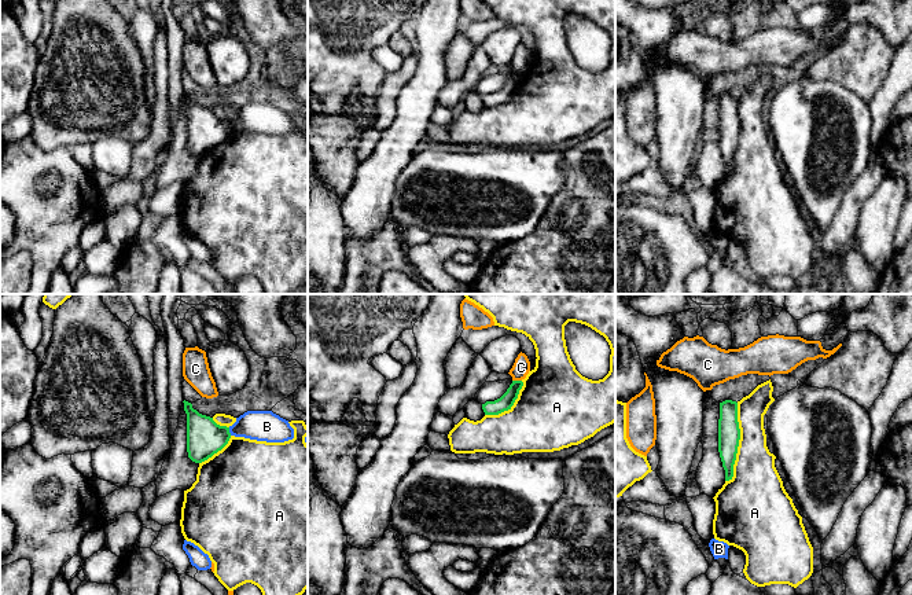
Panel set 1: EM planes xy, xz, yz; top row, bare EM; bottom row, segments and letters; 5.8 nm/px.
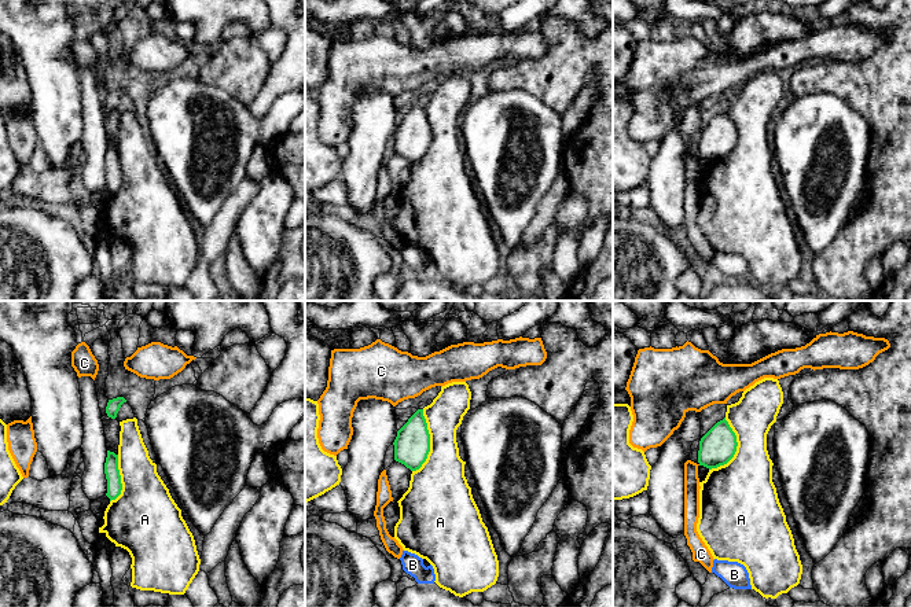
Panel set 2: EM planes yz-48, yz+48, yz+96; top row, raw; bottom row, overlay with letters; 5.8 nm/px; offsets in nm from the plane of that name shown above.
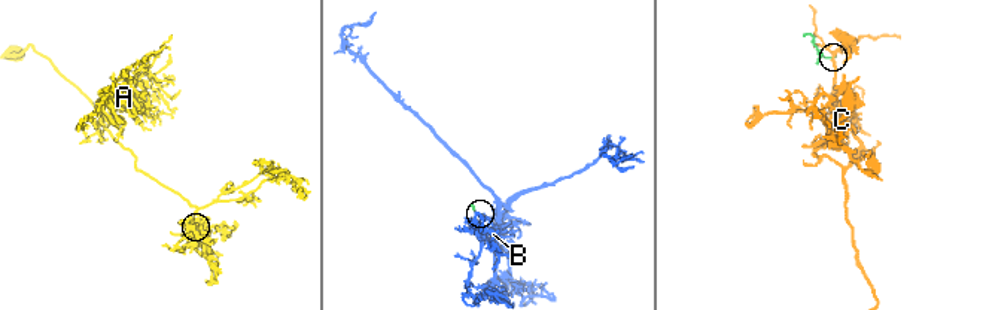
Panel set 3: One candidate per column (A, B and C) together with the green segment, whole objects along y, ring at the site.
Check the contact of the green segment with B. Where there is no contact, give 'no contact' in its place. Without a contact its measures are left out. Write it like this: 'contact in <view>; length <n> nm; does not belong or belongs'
contact in xy; length 50 nm; does not belong

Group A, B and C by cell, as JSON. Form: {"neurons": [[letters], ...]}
{"neurons": [["A"], ["B"], ["C"]]}

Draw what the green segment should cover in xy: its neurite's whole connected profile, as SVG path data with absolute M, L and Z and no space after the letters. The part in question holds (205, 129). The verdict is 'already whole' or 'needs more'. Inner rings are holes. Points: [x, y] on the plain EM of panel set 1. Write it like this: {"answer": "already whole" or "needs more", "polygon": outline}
{"answer": "already whole", "polygon": "M188 93L187 106L187 144L195 155L202 155L221 143L229 133L229 120L217 117L213 110L199 106Z"}

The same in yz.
{"answer": "already whole", "polygon": "M725 92L720 95L718 111L718 144L725 162L725 173L733 169L733 157L736 153L740 132L738 114L738 95Z"}

